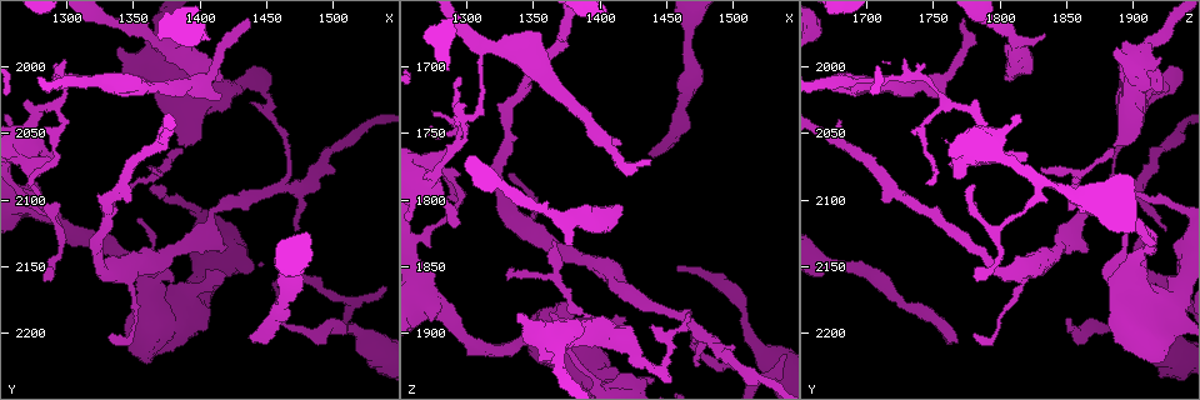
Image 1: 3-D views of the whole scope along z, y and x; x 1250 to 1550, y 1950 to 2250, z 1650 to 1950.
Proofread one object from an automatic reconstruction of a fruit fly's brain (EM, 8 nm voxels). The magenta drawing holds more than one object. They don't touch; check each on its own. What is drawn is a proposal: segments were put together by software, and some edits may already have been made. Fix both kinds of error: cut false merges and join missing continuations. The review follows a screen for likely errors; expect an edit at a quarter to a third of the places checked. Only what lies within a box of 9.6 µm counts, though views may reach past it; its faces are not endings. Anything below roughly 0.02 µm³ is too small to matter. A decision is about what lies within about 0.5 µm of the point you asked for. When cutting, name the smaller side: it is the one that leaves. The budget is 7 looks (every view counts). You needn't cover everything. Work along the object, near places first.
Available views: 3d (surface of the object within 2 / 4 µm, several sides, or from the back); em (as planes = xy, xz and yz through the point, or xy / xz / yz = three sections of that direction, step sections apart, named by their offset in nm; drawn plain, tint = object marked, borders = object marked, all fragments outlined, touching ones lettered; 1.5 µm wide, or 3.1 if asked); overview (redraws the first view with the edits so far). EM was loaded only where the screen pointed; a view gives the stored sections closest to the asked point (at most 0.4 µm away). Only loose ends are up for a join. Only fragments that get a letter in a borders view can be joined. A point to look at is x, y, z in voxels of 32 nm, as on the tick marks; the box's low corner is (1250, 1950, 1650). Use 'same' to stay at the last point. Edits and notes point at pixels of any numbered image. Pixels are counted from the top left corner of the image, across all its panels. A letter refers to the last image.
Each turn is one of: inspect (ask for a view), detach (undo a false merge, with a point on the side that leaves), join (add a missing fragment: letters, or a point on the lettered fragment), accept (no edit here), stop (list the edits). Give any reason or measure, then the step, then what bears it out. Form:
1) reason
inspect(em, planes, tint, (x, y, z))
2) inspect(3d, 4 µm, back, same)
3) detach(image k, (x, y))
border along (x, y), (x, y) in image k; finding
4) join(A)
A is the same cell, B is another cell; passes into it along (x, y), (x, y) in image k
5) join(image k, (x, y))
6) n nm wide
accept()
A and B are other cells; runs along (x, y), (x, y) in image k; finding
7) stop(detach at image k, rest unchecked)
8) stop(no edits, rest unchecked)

calibre changes
inspect(3d, 2 µm, (1460, 2090, 1886))

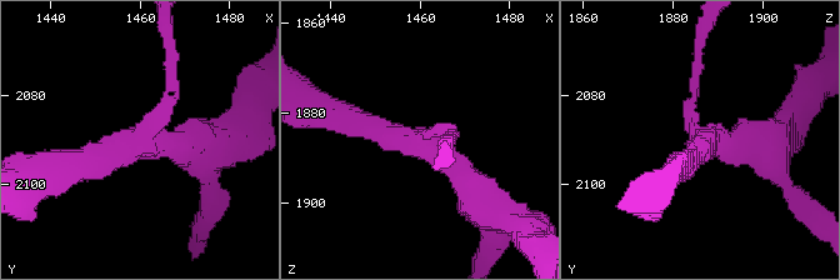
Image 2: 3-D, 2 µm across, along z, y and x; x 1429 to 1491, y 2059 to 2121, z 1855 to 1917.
3 arms; shape alone is not enough
inspect(em, xy, step 8, borders, (1461, 2088, 1886))

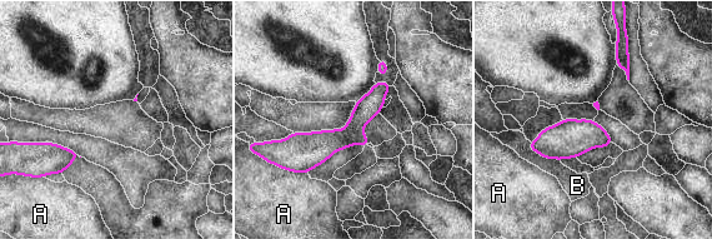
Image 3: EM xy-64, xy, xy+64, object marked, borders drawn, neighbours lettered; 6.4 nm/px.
accept()
A and B are other cells; runs along (386, 85), (340, 139), (285, 148) in image 3; one neuron here

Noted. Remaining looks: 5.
inspect(3d, 2 µm, (1312, 2014, 1688))

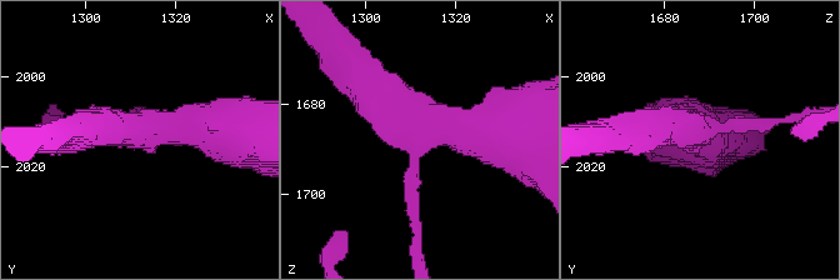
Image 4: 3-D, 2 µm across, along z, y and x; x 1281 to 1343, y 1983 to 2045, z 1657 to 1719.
3 arms; need the tissue
inspect(em, planes, tint, (1312, 2012, 1688))

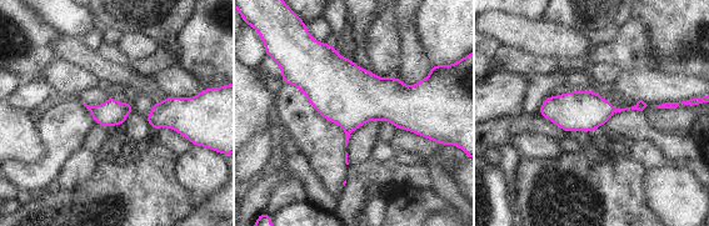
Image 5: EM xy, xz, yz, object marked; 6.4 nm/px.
what lies round it
inspect(em, planes, borders, same)

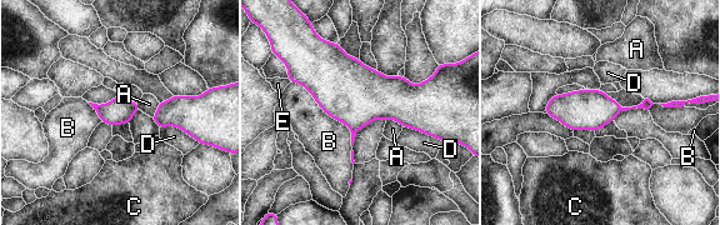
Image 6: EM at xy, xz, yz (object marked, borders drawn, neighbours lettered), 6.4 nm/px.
accept()
A, B, C, D and E are other cells; continuous, no second neuron

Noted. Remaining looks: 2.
long arm stops here
inspect(em, planes, plain, (1364, 2090, 1884))

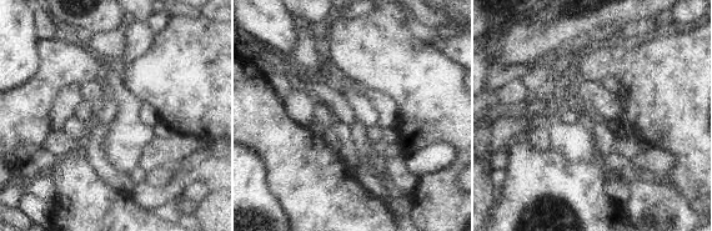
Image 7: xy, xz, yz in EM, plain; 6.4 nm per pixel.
inspect(em, planes, borders, same)

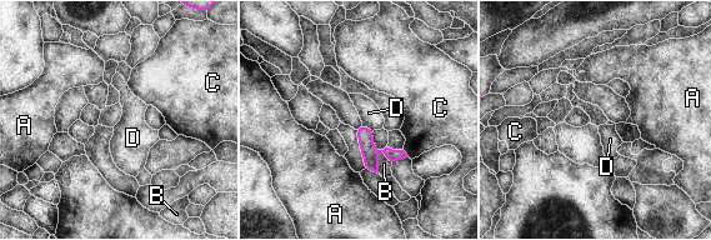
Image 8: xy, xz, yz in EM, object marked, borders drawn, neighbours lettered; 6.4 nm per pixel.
B touches over 150 nm
accept()
A, B, C and D are other cells; no lettered fragment goes on from it

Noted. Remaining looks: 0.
stop(no edits, rest unchecked)

